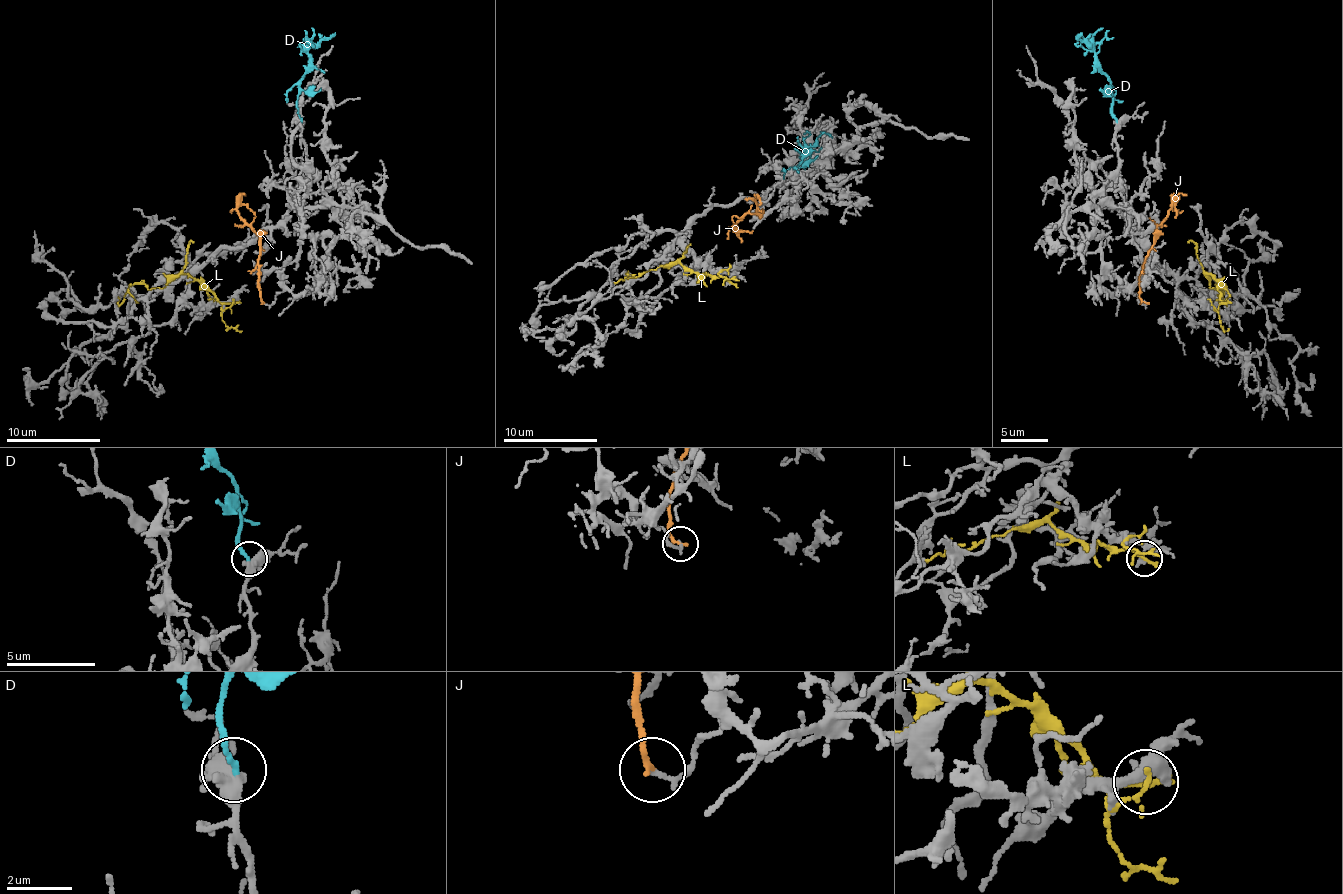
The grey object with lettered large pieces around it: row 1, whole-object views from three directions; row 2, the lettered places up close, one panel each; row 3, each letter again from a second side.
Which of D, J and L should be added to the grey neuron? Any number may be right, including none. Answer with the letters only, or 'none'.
D

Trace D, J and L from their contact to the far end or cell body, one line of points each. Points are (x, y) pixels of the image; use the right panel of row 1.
D: (1116, 120), (1112, 111), (1112, 80), (1102, 71), (1095, 50), (1076, 38), (1081, 33)
J: (1145, 302), (1140, 297), (1140, 271), (1154, 234), (1175, 205), (1175, 217)
L: (1225, 302), (1220, 302), (1218, 283), (1206, 274), (1211, 288), (1220, 283), (1222, 300), (1227, 297)

